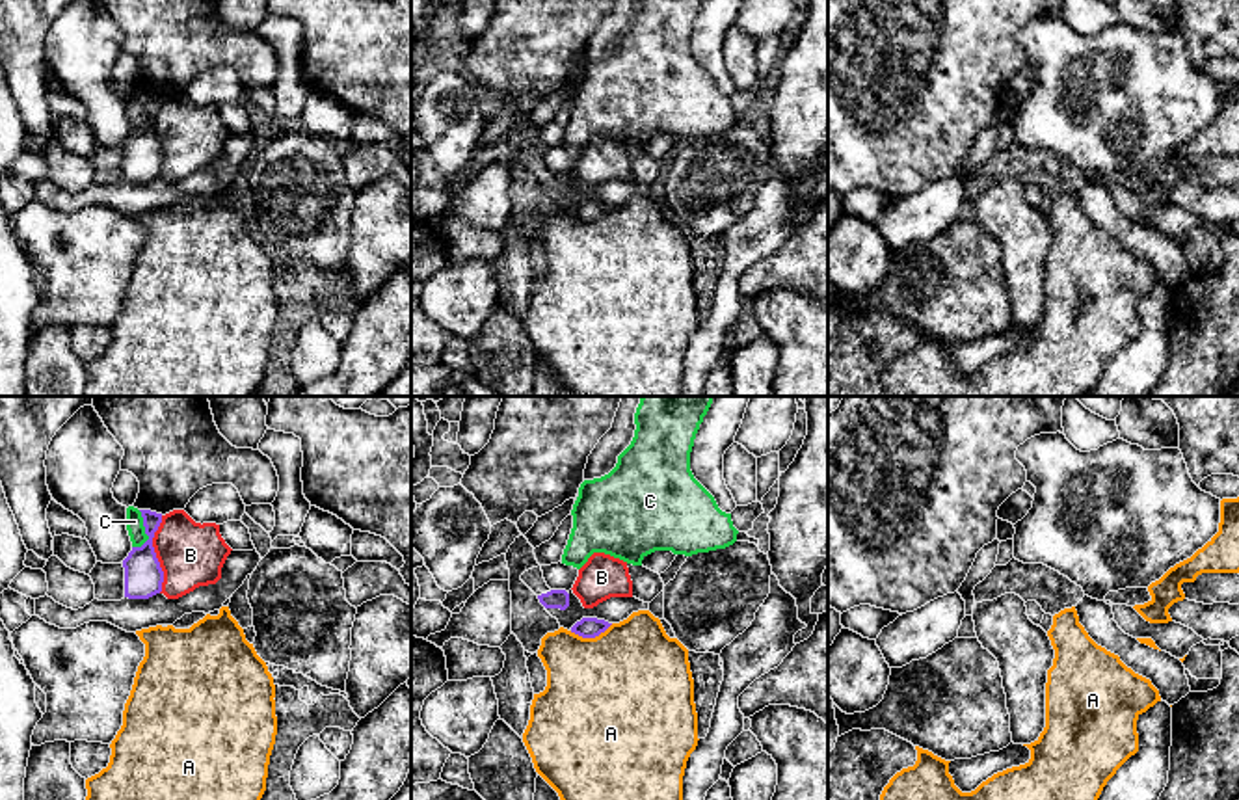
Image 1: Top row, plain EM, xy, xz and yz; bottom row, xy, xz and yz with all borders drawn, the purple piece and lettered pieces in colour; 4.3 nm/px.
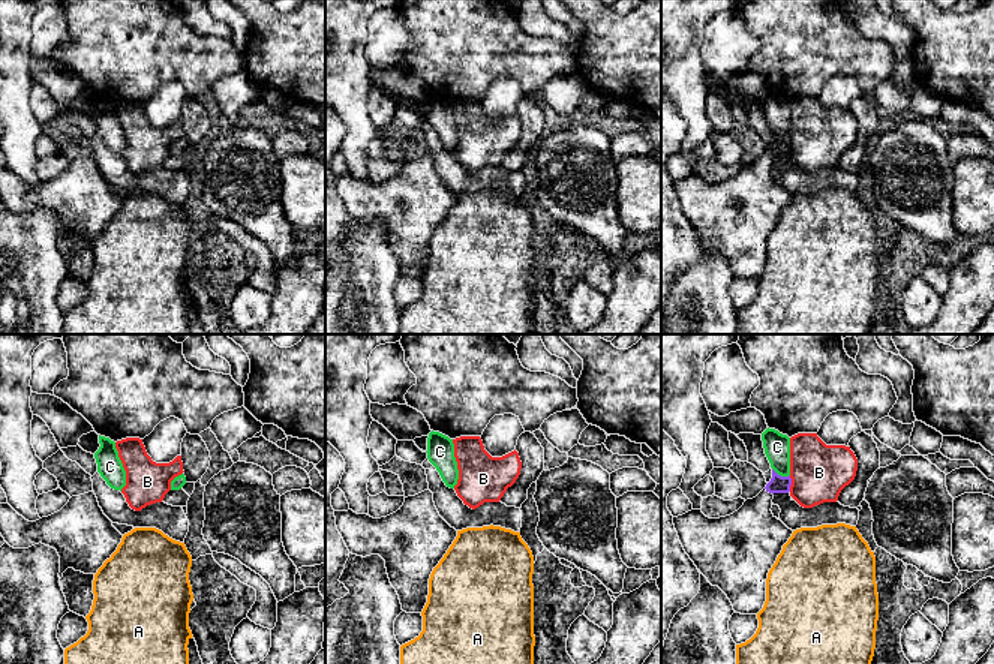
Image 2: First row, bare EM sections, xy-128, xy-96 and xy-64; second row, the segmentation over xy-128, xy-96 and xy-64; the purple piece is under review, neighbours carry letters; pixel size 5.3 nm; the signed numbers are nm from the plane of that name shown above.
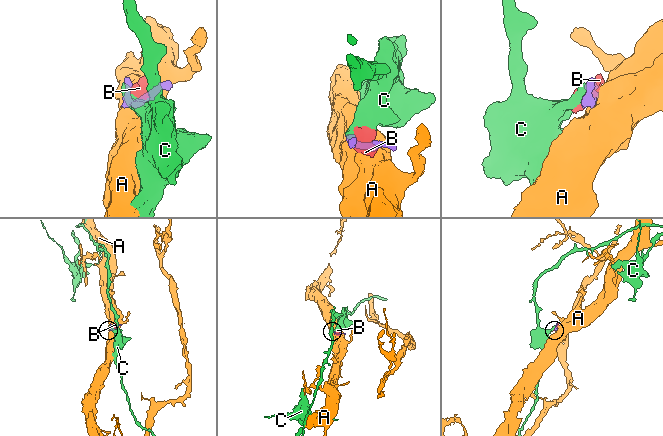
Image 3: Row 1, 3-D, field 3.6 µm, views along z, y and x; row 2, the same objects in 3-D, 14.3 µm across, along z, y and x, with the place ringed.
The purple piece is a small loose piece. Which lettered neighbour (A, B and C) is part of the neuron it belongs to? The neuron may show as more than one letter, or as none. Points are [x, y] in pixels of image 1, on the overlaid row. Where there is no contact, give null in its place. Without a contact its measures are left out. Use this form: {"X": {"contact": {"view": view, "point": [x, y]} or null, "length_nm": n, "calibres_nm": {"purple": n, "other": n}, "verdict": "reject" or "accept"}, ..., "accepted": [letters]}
{"A": {"contact": {"view": "xz", "point": [590, 637]}, "length_nm": 190, "calibres_nm": {"purple": 100, "other": 480}, "verdict": "reject"}, "B": {"contact": {"view": "xy", "point": [155, 555]}, "length_nm": 340, "calibres_nm": {"purple": 170, "other": 280}, "verdict": "reject"}, "C": {"contact": {"view": "xy", "point": [146, 533]}, "length_nm": 170, "calibres_nm": {"purple": 170, "other": 80}, "verdict": "reject"}, "accepted": []}

